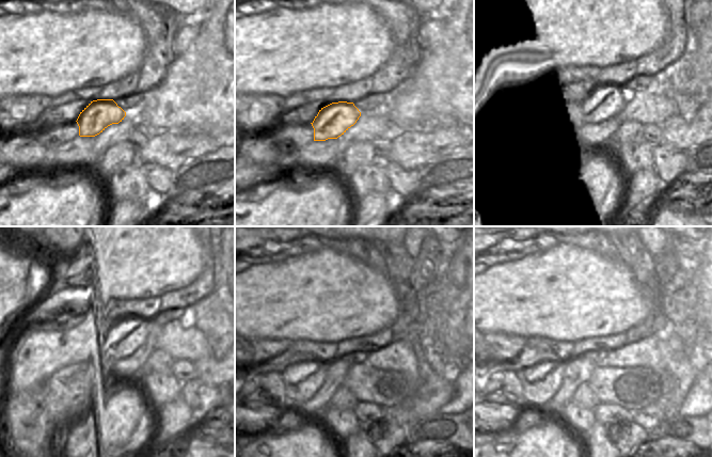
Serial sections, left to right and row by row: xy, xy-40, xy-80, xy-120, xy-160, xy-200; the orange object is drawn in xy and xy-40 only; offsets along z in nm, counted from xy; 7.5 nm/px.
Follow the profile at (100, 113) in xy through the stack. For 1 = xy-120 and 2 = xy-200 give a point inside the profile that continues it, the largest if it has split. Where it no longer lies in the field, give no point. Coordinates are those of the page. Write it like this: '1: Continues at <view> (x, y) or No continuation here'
1: Continues at xy-120 (78, 372)
2: Continues at xy-200 (540, 382).

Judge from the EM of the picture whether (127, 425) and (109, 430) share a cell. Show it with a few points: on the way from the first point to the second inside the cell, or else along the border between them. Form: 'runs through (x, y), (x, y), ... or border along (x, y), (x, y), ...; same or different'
runs through (123, 426), (113, 429); same

